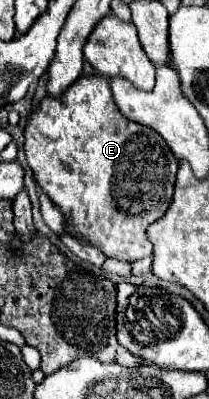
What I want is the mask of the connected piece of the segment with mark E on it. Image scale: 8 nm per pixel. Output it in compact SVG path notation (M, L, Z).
M79 76L59 98L45 96L25 126L25 156L35 174L37 186L67 218L65 232L77 240L99 248L107 258L135 262L153 254L147 240L147 226L165 216L175 190L179 162L165 140L137 122L125 118L113 102L113 92L105 76Z

